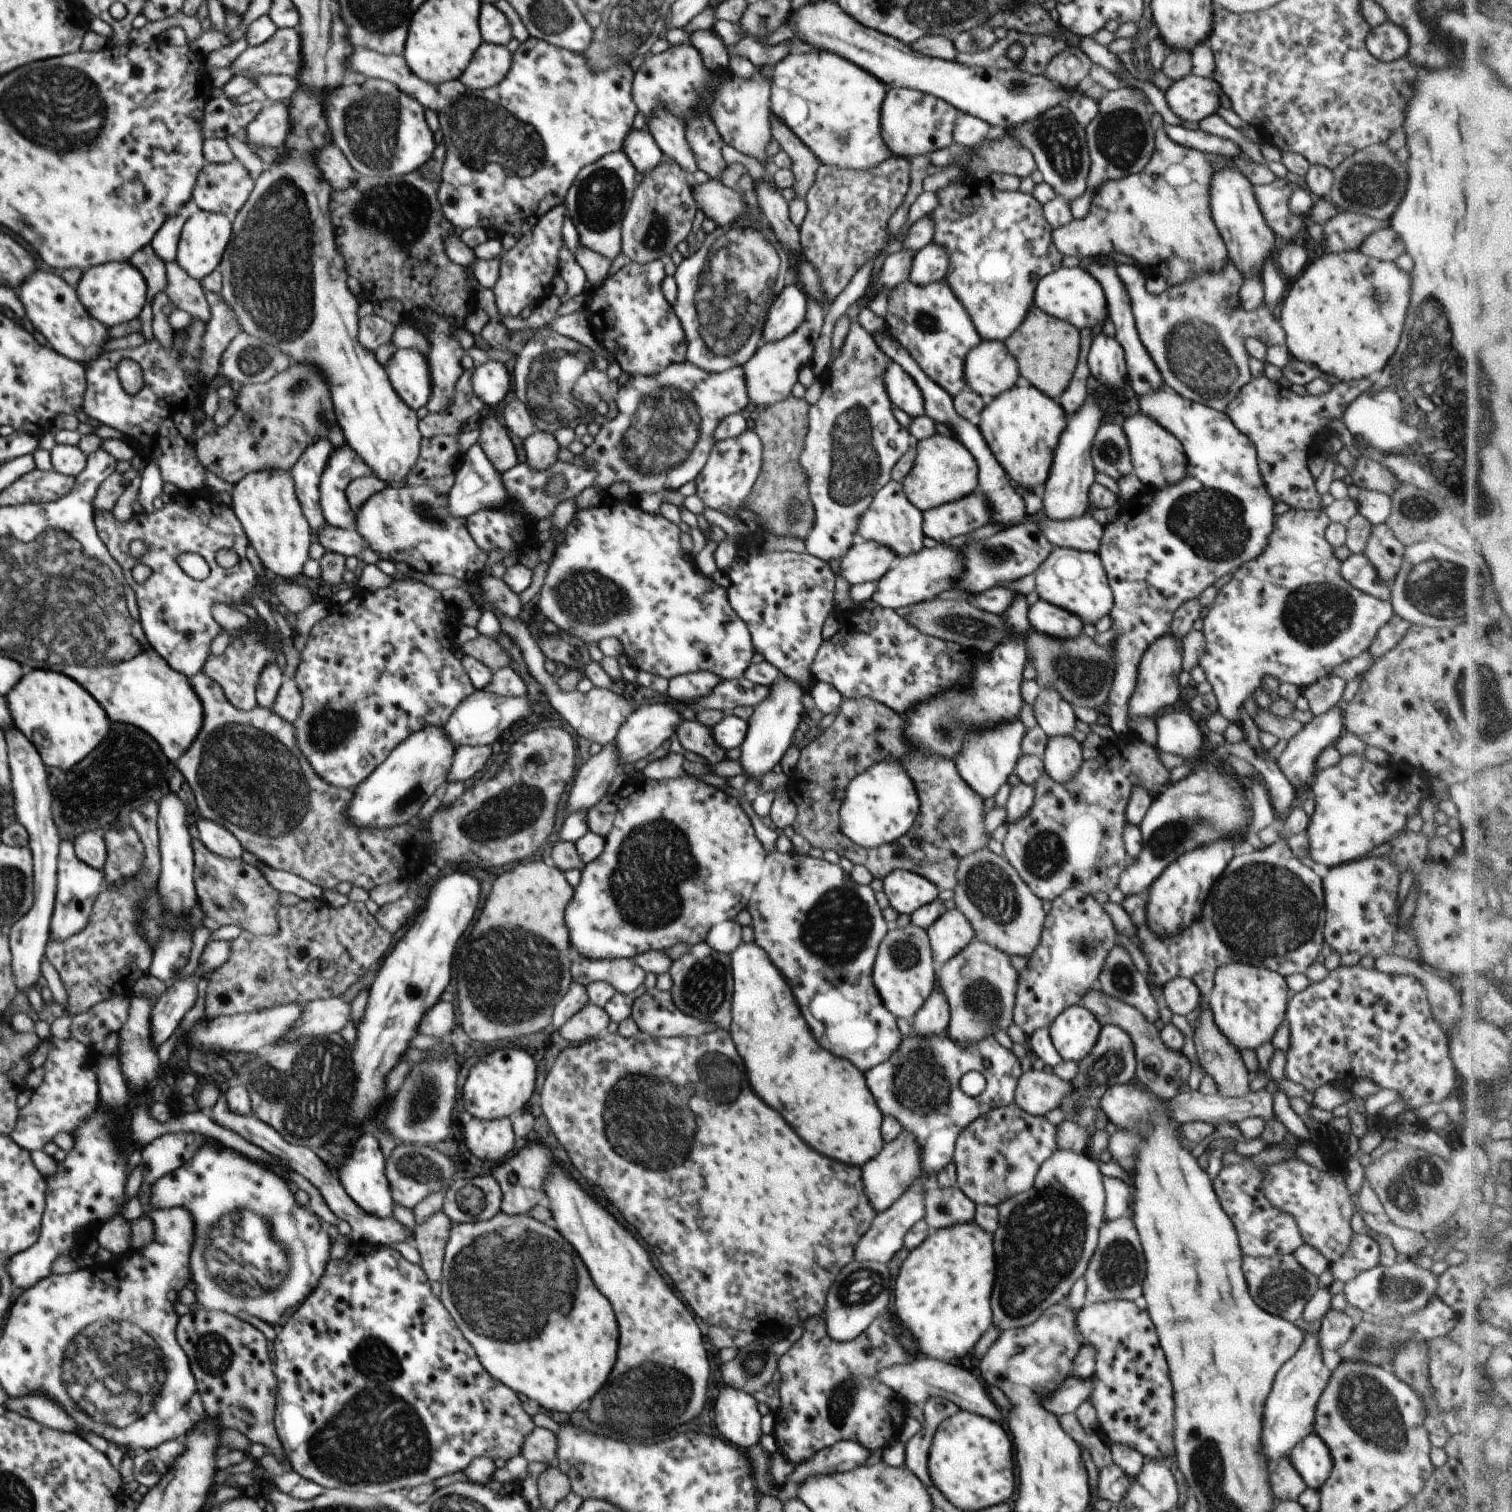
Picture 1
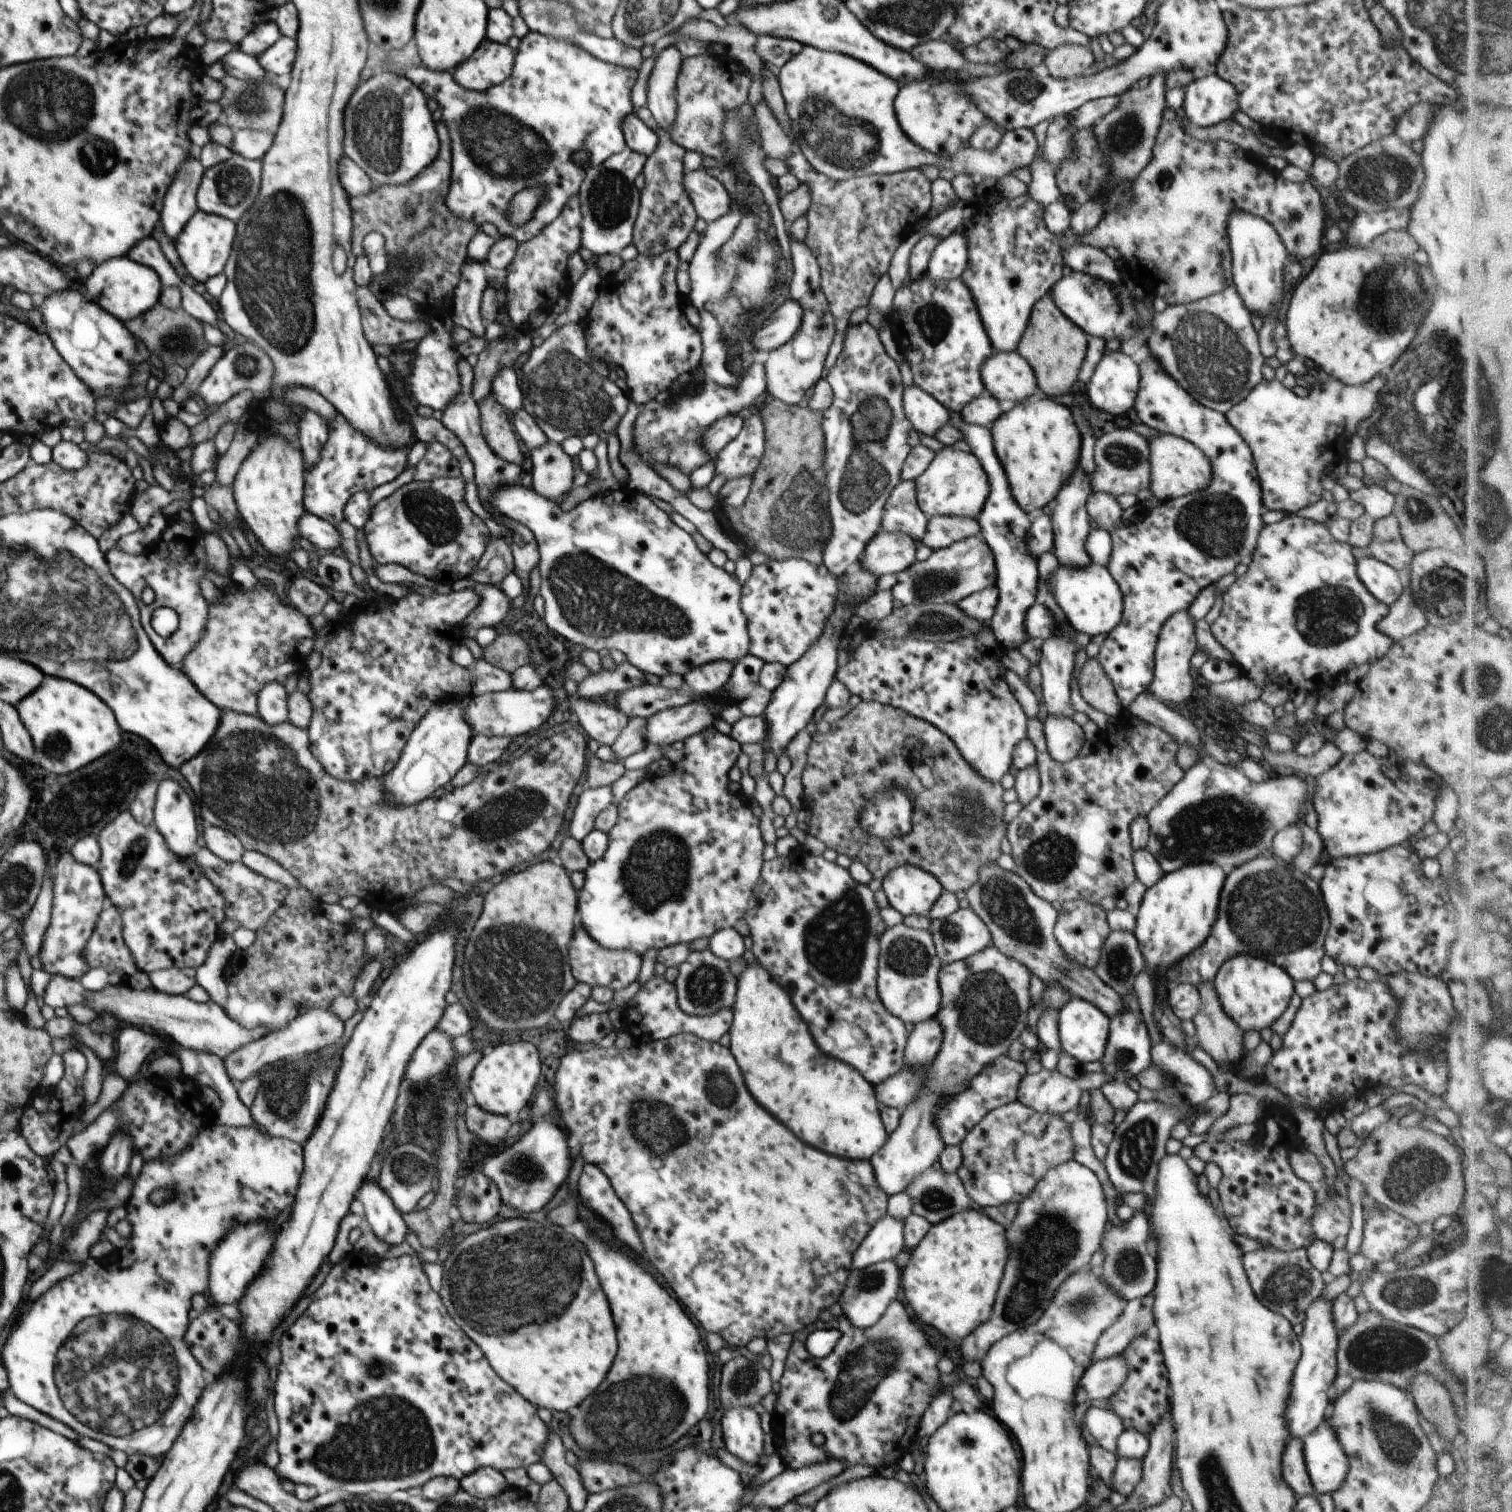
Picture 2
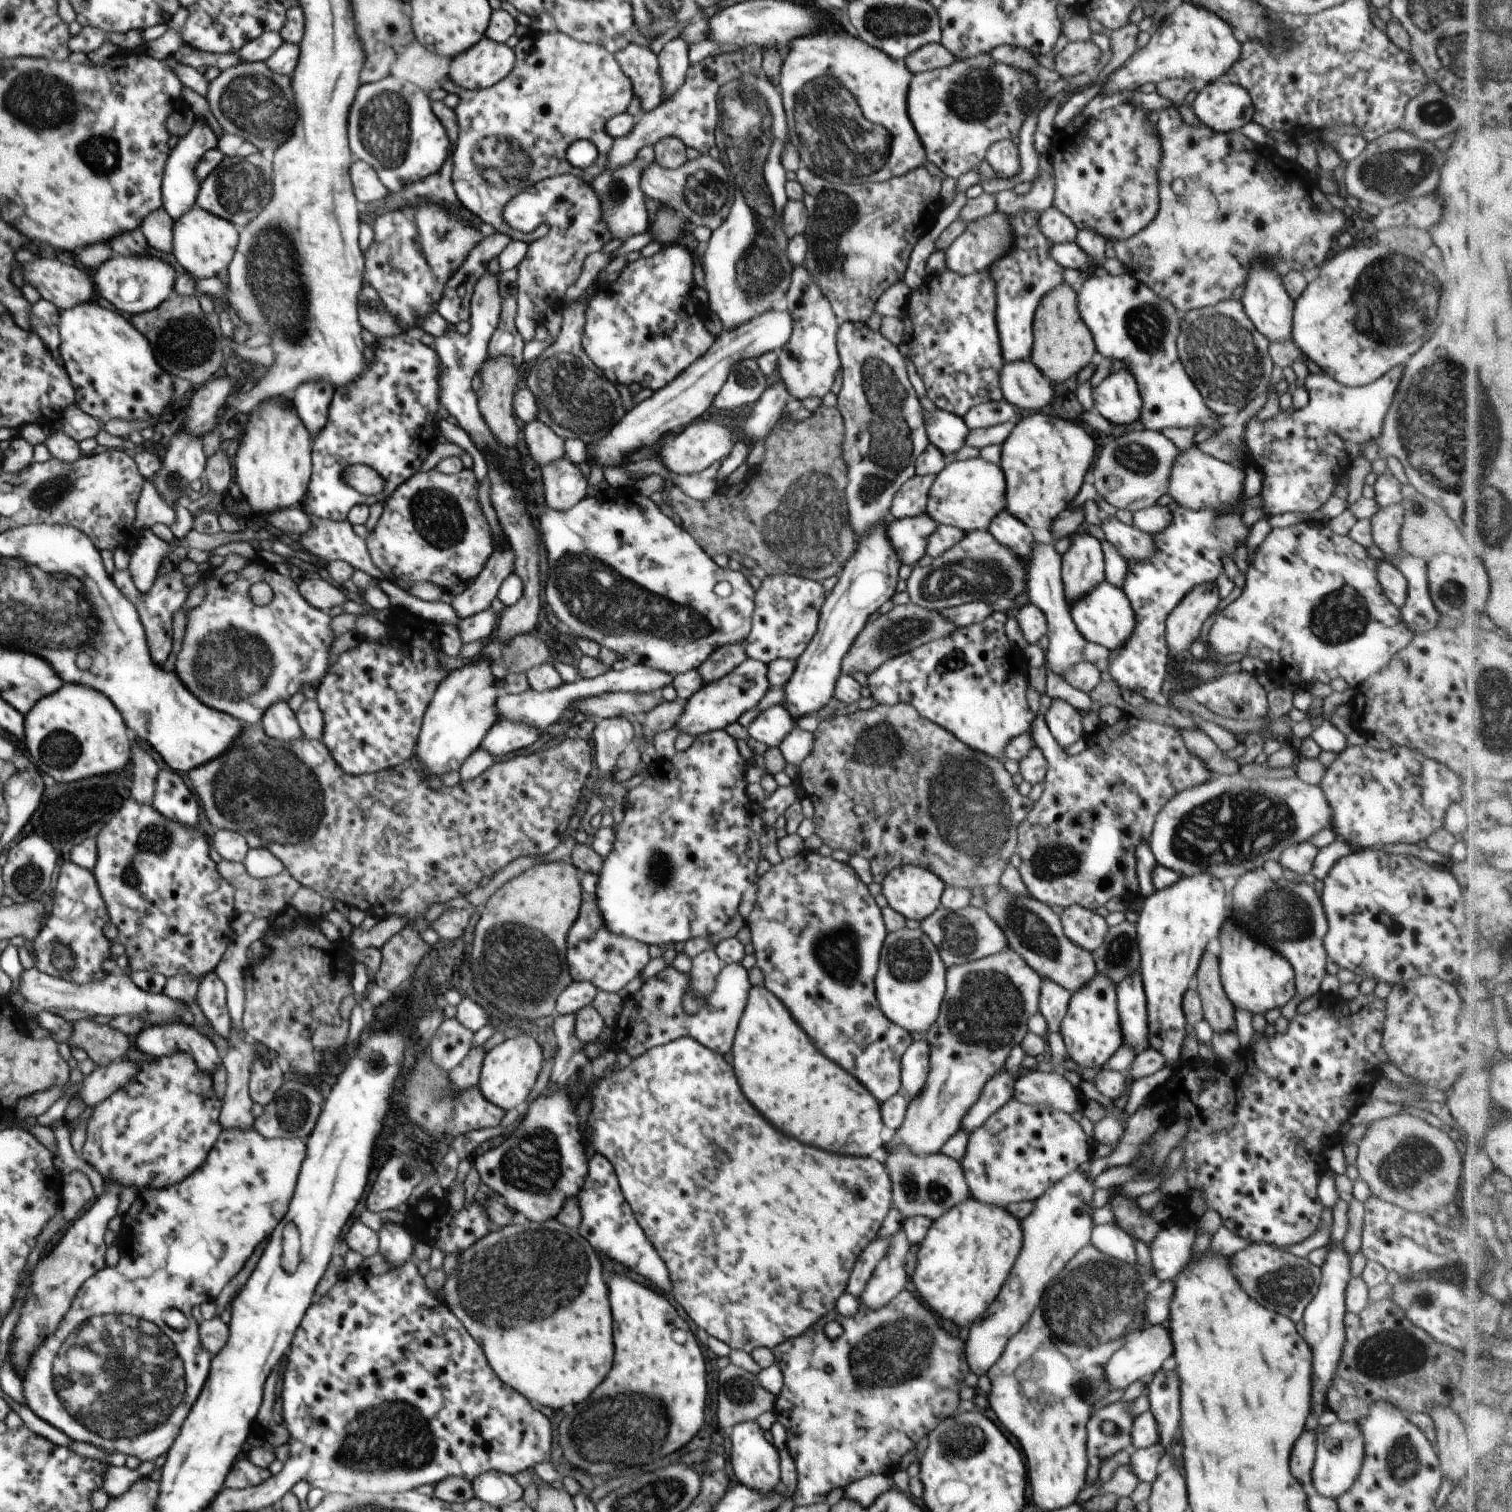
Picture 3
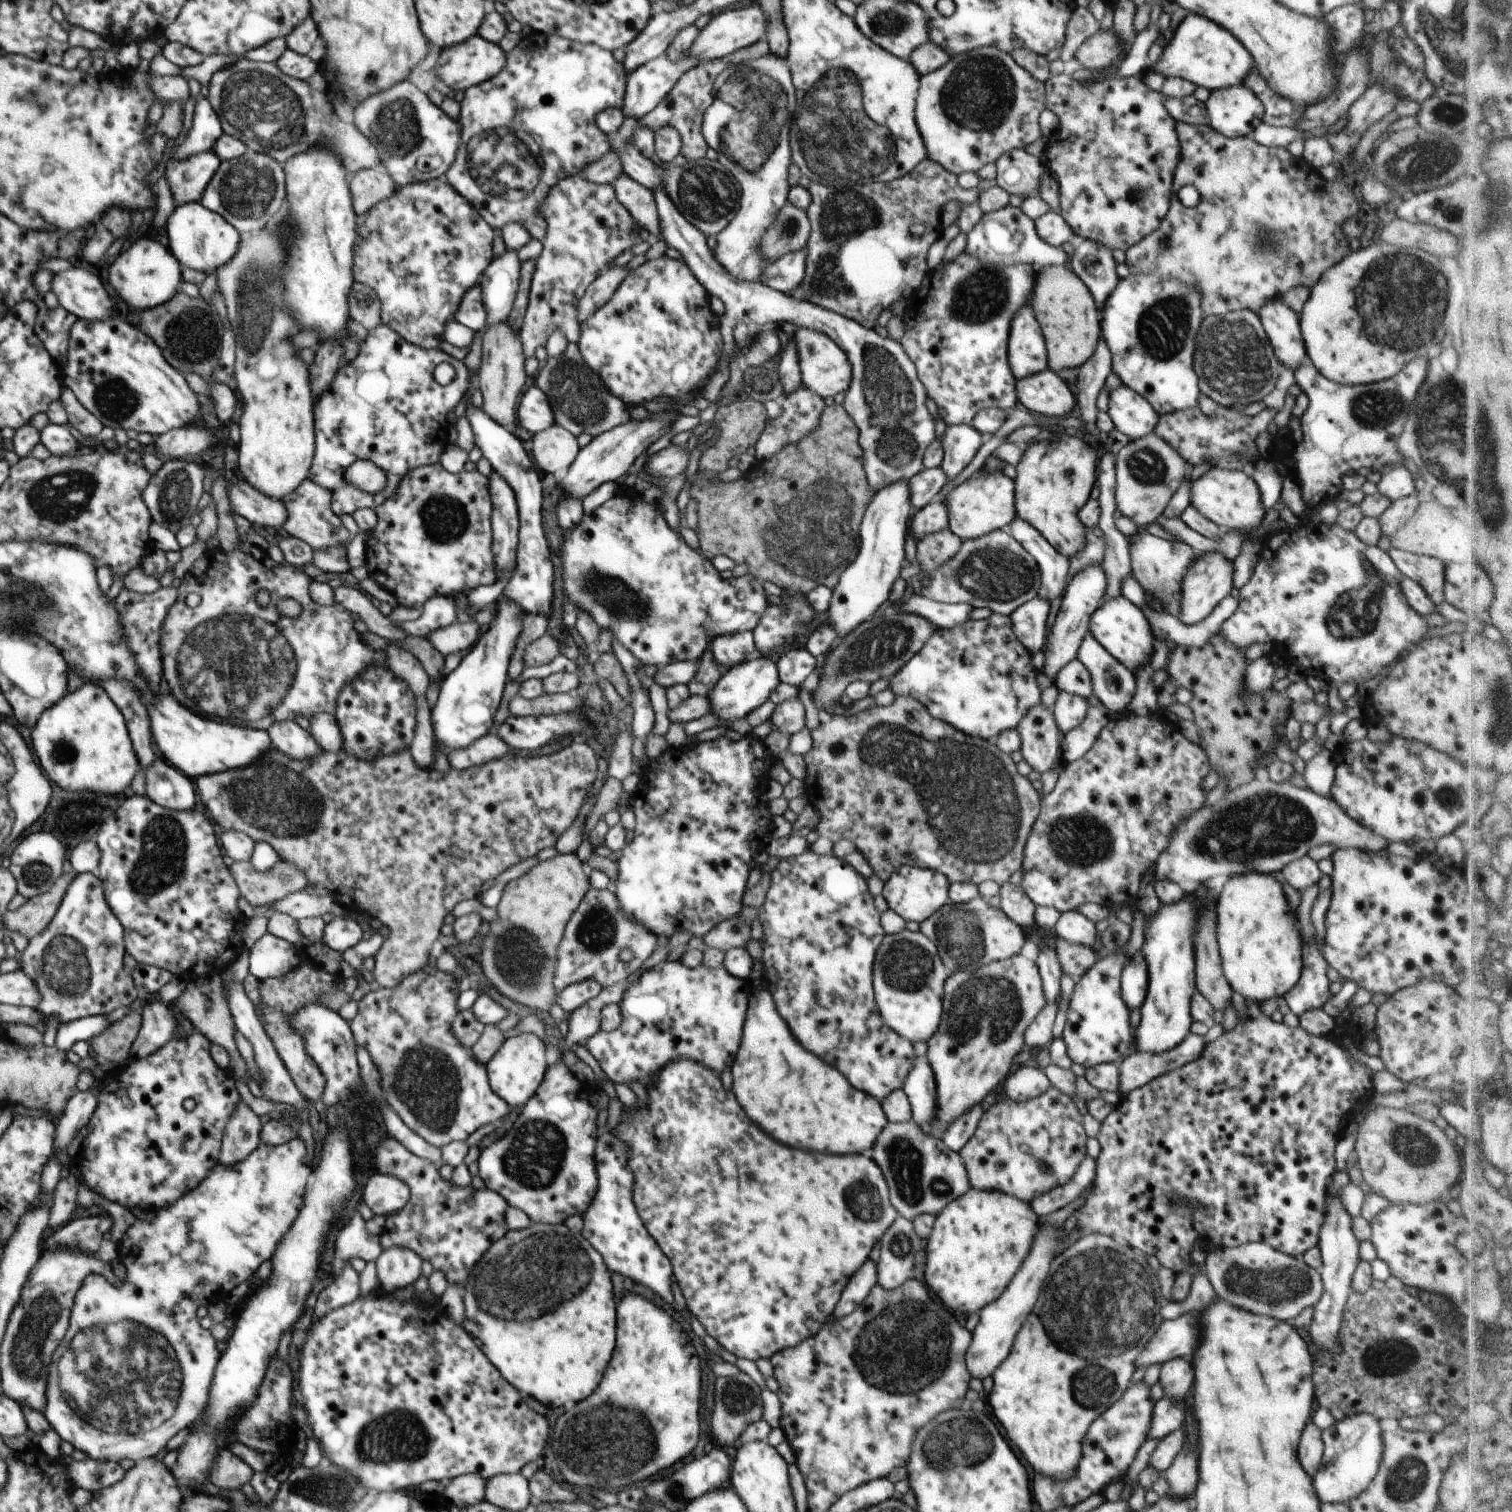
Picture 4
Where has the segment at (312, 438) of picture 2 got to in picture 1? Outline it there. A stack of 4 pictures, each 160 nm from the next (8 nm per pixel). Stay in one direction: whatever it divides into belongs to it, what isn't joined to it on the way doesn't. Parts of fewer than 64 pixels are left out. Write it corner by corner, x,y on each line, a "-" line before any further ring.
326,437
318,439
304,450
290,470
298,500
314,538
326,523
319,503
319,484
333,449
333,444

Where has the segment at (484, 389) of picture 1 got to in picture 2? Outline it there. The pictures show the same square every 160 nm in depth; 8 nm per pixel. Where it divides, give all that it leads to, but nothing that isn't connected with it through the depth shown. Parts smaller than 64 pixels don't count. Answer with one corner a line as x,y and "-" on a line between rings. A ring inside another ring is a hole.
466,258
462,264
461,280
454,290
454,306
450,318
454,324
466,327
478,338
483,338
486,332
480,307
489,278
490,269
485,263
-
502,368
492,380
491,393
498,404
508,408
513,413
523,408
520,382
514,368

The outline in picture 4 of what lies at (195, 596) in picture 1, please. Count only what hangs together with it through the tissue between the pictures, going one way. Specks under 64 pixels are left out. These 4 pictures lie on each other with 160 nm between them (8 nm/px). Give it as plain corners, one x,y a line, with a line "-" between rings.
122,587
115,599
115,606
121,614
121,626
125,629
123,635
126,638
126,644
133,651
133,657
136,659
141,674
149,686
157,690
162,675
164,674
164,663
161,661
161,626
169,614
174,602
177,601
177,590
170,587
160,587
151,593
140,594

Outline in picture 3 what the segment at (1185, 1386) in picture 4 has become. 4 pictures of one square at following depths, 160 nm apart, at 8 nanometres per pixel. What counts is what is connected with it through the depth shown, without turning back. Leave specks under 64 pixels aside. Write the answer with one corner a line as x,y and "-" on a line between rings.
1166,1360
1148,1380
1150,1410
1159,1422
1160,1442
1170,1449
1181,1421
1180,1380
1176,1374
1176,1362

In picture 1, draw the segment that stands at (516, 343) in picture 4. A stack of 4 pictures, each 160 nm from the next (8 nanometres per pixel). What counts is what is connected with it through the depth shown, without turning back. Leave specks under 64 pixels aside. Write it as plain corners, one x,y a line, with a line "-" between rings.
496,417
485,418
479,427
478,444
496,470
505,473
518,463
516,449
508,436
508,429
500,424

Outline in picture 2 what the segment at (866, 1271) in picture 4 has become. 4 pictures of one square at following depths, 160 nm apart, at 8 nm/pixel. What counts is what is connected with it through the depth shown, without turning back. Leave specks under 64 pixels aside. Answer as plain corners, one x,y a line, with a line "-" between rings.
894,1216
880,1218
854,1252
852,1268
862,1270
866,1266
895,1259
906,1248
904,1224
905,1220

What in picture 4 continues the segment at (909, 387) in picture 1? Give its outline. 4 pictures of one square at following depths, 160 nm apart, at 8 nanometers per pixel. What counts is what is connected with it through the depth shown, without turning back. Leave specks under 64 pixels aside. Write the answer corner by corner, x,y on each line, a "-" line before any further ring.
971,424
952,425
943,436
942,470
948,480
953,480
964,470
983,445
986,437
981,435

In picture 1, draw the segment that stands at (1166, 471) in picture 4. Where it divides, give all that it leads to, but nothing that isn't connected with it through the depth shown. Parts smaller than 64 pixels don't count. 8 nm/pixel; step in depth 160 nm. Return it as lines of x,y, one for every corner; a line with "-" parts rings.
1102,424
1095,434
1091,448
1093,467
1119,480
1133,472
1131,452
1123,428
1116,424

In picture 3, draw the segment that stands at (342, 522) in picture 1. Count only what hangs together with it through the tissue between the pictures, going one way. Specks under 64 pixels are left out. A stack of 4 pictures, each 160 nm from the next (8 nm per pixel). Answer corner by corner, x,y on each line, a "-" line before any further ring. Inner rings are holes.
406,332
378,337
374,360
364,367
361,377
349,385
336,389
327,414
326,424
313,436
311,444
312,472
302,510
306,514
323,519
343,521
349,510
356,505
372,506
384,502
403,482
421,470
424,456
429,455
438,444
440,429
438,408
441,402
439,380
443,364
438,353
420,340
411,338
-
348,465
370,465
386,481
382,495
361,495
342,478
342,471

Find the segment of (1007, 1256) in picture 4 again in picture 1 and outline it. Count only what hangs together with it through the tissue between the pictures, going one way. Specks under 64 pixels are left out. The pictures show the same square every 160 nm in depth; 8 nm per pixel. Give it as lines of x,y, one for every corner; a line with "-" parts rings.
974,1221
931,1230
926,1240
911,1250
894,1279
893,1294
896,1314
920,1344
920,1356
947,1363
952,1358
971,1355
976,1342
988,1330
990,1292
994,1286
994,1246
992,1234

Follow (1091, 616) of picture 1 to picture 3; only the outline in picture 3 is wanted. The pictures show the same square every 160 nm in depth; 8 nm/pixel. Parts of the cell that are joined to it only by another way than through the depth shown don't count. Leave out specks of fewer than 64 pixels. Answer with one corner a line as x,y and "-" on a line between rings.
1104,580
1091,593
1073,603
1070,610
1078,632
1087,642
1102,645
1109,651
1121,649
1127,641
1129,644
1135,629
1135,612
1121,588

